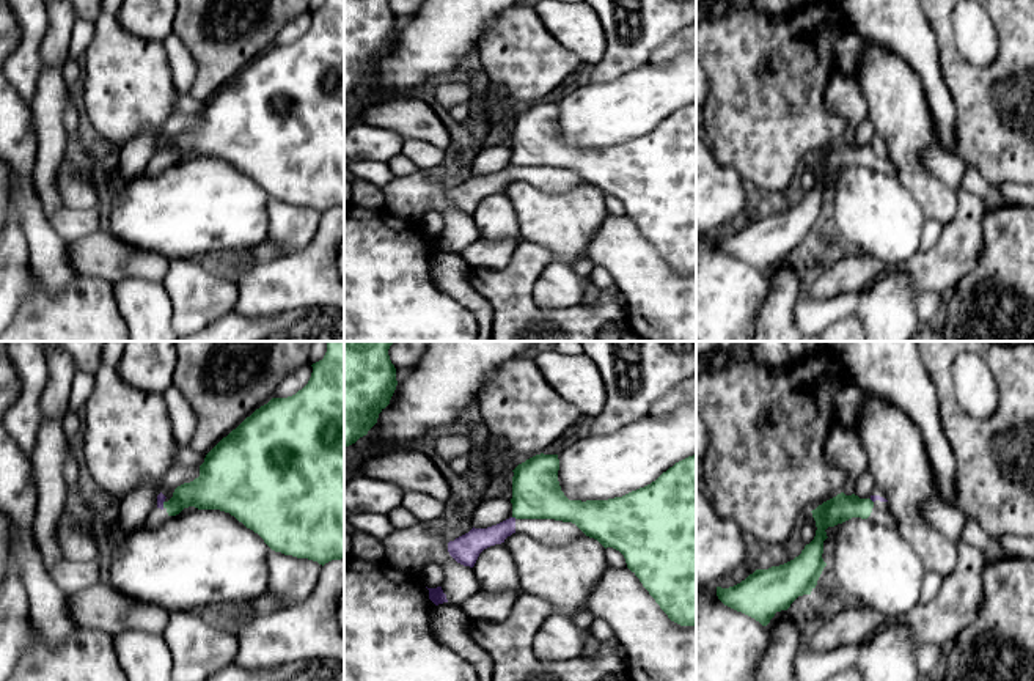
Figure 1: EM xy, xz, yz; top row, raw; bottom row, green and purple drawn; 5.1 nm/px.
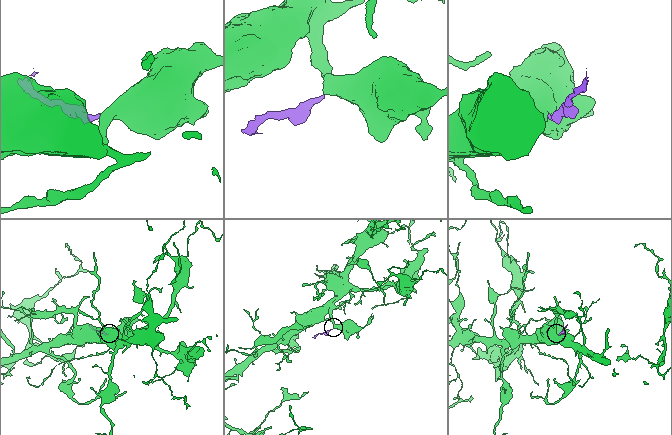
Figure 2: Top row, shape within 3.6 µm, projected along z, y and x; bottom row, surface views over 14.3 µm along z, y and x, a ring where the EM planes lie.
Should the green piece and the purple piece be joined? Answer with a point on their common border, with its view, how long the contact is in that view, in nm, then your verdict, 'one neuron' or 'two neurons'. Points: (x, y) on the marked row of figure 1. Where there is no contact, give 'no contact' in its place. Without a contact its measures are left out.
xz (514, 516) | 30 nm | two neurons

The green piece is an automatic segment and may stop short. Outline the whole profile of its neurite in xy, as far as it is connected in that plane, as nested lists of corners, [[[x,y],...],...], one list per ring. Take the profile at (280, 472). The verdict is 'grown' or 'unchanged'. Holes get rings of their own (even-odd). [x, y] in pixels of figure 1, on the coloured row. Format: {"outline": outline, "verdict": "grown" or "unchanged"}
{"outline": [[[325,341],[327,352],[322,360],[313,363],[313,373],[308,384],[295,395],[288,398],[272,398],[267,404],[256,409],[236,429],[223,437],[204,458],[200,466],[200,477],[190,483],[178,486],[173,497],[163,502],[168,516],[179,514],[184,508],[220,510],[234,516],[247,528],[258,533],[264,543],[275,552],[308,558],[325,565],[332,560],[344,558],[344,341]]], "verdict": "unchanged"}

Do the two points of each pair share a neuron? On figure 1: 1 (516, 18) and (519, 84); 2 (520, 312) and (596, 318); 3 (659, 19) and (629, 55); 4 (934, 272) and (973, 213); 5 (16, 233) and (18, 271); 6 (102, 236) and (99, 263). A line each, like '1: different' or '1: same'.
1: same
2: same
3: same
4: same
5: same
6: same

